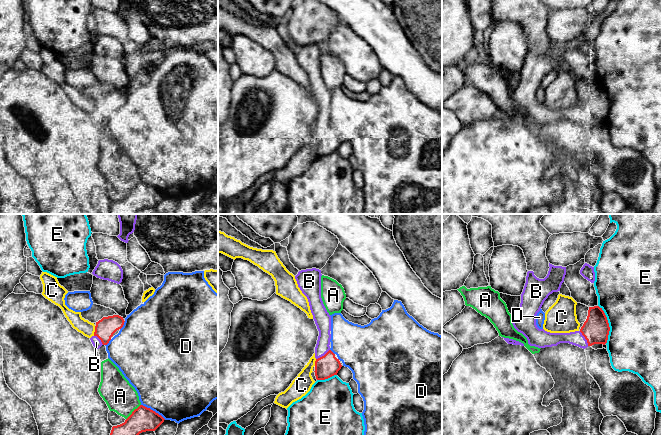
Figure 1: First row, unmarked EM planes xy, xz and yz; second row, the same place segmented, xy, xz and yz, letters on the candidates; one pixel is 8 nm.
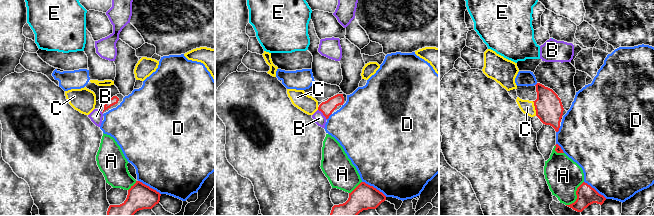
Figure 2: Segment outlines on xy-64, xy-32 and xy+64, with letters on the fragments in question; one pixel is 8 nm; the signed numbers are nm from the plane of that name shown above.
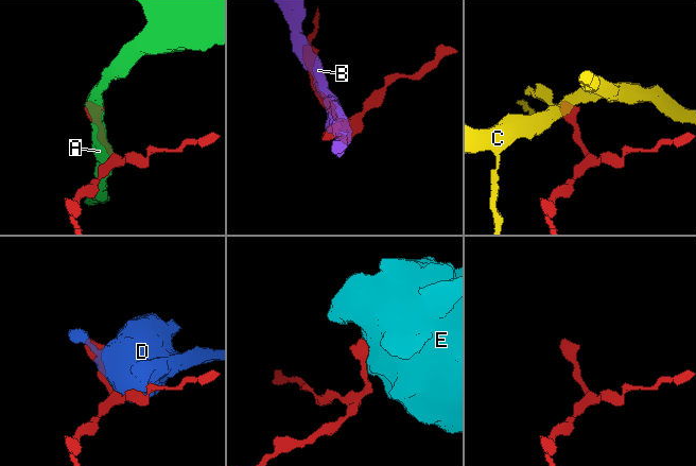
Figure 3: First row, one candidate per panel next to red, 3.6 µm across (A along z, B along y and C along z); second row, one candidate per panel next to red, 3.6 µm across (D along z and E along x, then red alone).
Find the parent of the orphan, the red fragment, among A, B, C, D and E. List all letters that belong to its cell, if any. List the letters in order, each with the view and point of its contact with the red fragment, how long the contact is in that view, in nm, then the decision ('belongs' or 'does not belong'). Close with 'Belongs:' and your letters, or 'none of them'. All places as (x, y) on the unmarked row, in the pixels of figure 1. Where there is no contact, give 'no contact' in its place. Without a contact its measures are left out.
A: meets red in xy at (132, 188); contact 170 nm long; does not belong
B: meets red in yz at (585, 114); contact 140 nm long; belongs
C: meets red in xy at (95, 107); contact 80 nm long; does not belong
D: meets red in xy at (152, 186); contact 240 nm long; does not belong
E: meets red in yz at (608, 100); contact 320 nm long; does not belong
Belongs: B

